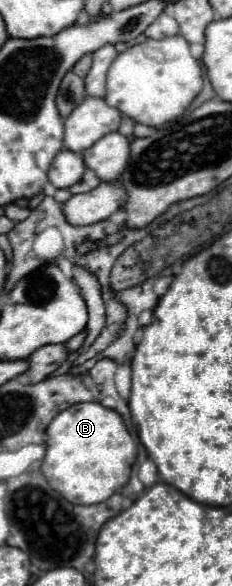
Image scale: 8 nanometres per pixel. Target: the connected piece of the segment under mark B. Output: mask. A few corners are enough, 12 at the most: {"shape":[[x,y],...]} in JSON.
{"shape":[[99,402],[47,428],[41,464],[73,504],[99,504],[129,482],[137,446]]}

